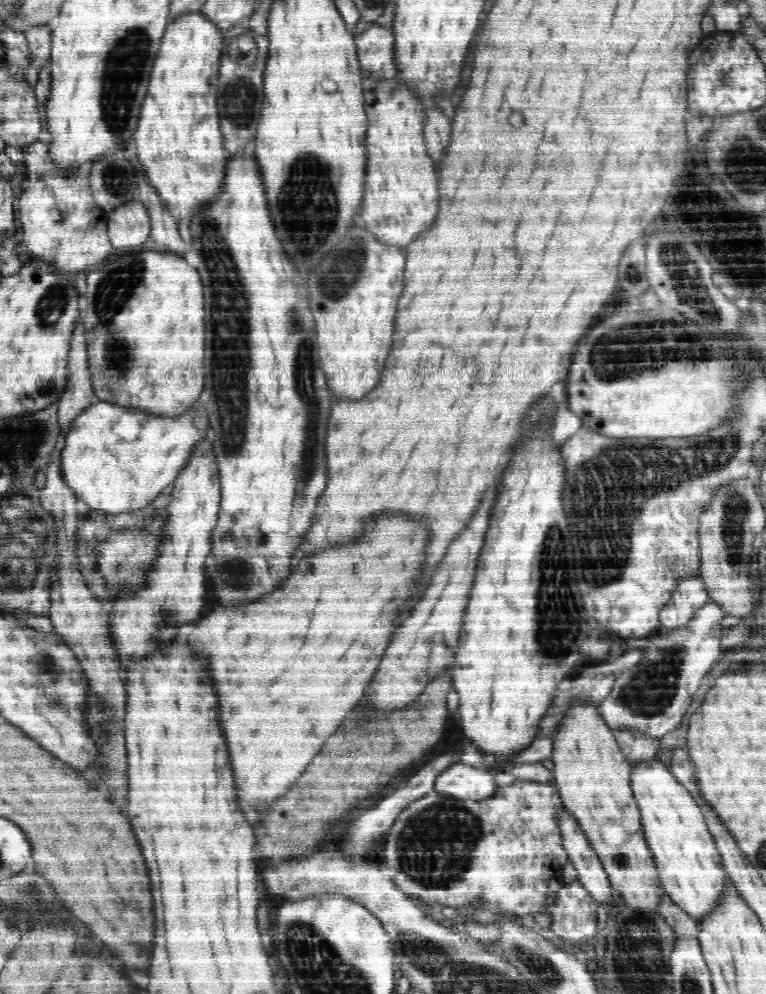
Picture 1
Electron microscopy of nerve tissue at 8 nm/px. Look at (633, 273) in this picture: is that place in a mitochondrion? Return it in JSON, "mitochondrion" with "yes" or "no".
{"mitochondrion":"yes"}

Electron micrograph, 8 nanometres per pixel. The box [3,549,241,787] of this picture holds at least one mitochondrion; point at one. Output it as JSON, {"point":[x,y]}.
{"point":[48,666]}

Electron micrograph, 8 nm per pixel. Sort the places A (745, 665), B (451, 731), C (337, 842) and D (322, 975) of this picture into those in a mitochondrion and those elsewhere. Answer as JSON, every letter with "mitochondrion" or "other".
{"A":"other","B":"other","C":"other","D":"mitochondrion"}

